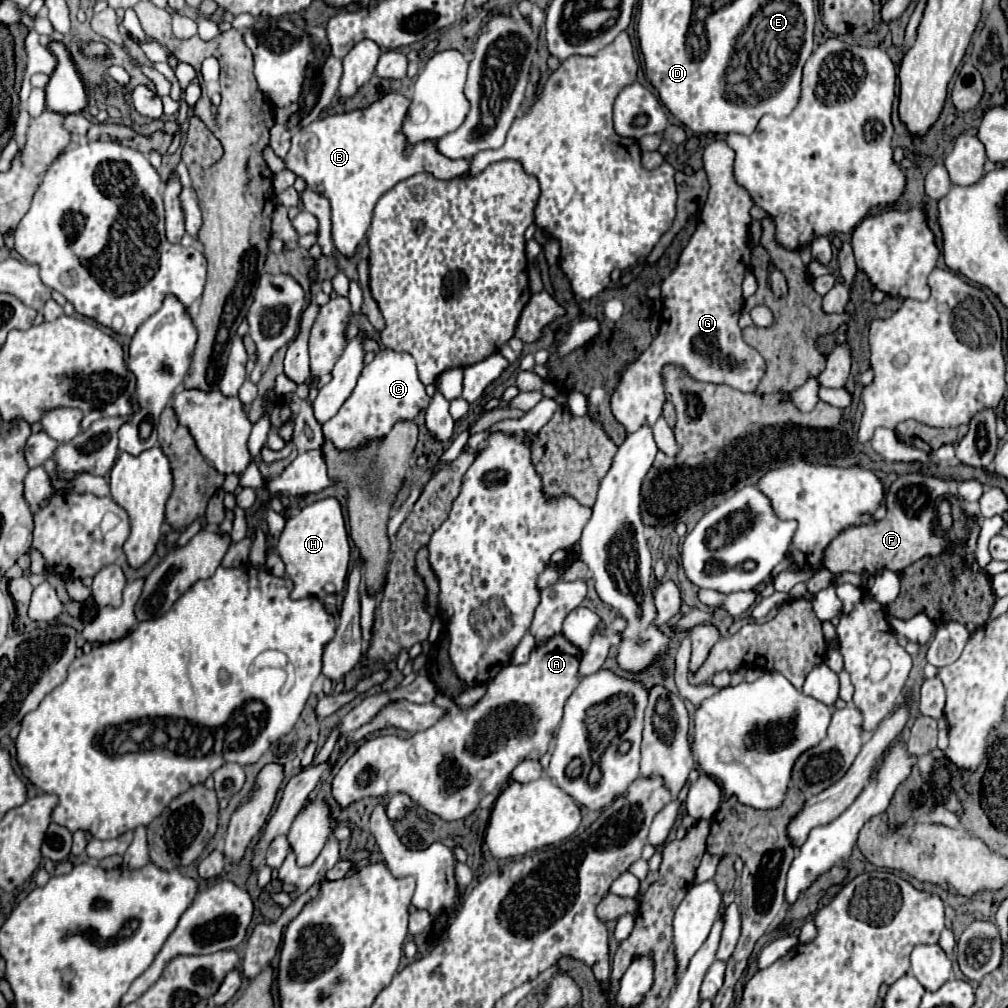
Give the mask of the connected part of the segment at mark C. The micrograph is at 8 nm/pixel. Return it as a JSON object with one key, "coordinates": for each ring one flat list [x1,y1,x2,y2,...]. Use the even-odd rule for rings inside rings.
{"coordinates":[[383,348,375,354,373,362,367,364,359,376,359,382,341,410,323,424,323,434,339,450,363,446,367,440,383,438,391,426,399,420,413,420,429,404,425,386,417,378,417,364,411,354]]}

